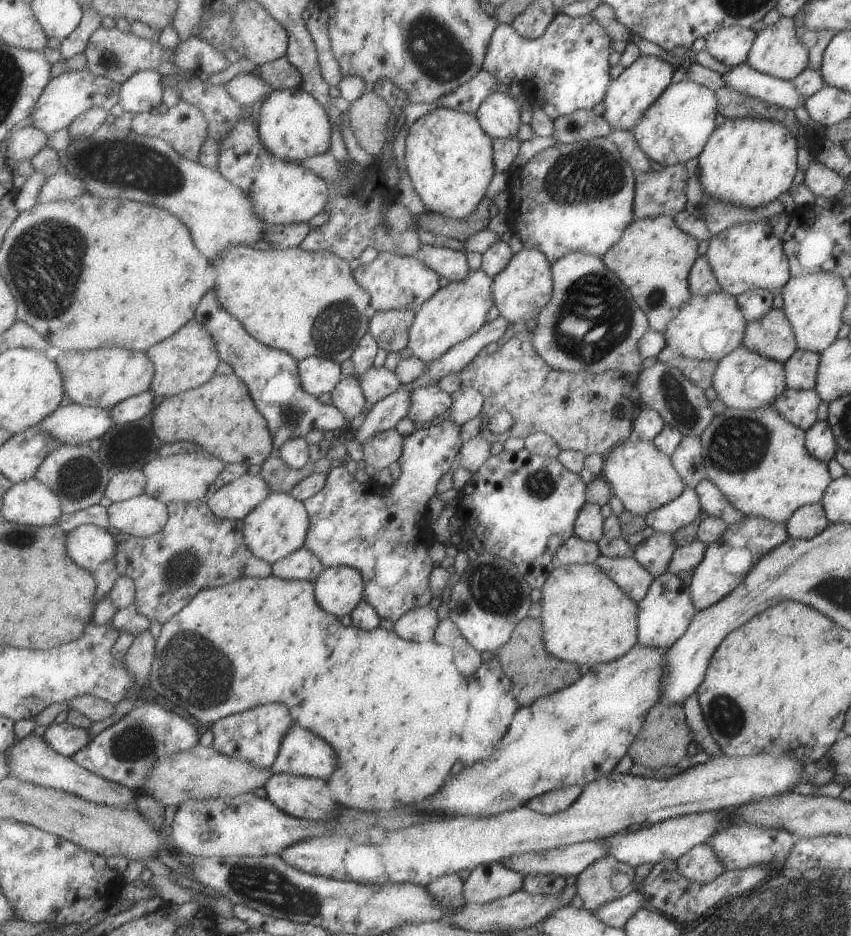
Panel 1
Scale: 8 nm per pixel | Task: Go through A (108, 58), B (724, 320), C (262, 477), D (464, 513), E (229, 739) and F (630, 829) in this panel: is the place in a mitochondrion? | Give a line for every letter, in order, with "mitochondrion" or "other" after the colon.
A: mitochondrion
B: other
C: other
D: other
E: mitochondrion
F: other

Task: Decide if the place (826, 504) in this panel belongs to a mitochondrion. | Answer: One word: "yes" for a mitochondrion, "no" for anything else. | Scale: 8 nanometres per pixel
no

